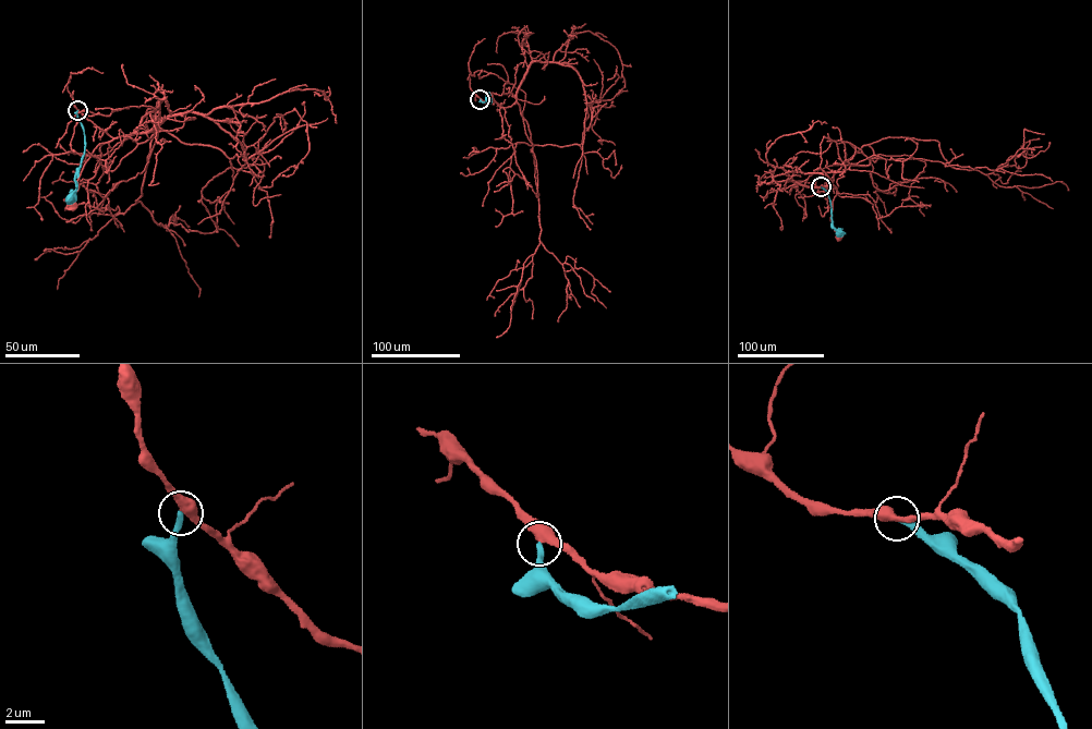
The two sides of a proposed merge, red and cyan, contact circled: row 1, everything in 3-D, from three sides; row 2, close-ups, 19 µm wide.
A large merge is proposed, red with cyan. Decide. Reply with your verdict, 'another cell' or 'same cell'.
another cell

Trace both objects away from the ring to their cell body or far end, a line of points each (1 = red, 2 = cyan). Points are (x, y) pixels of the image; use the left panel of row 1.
1: (77, 110), (113, 138), (94, 149), (79, 179), (72, 204)
2: (77, 110), (83, 131), (84, 154), (75, 175), (76, 189), (70, 198)

